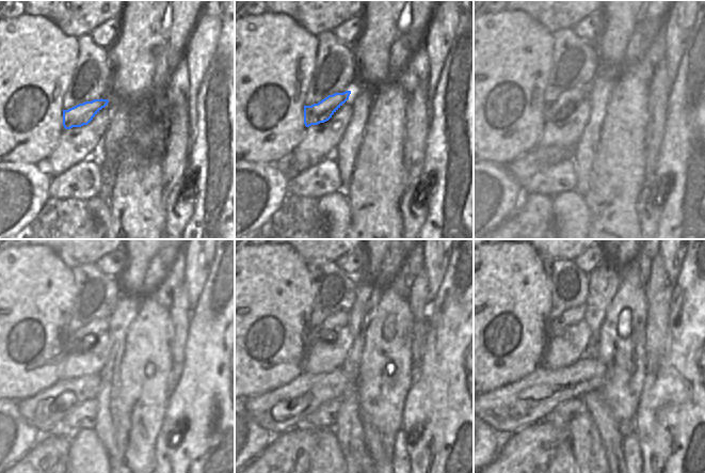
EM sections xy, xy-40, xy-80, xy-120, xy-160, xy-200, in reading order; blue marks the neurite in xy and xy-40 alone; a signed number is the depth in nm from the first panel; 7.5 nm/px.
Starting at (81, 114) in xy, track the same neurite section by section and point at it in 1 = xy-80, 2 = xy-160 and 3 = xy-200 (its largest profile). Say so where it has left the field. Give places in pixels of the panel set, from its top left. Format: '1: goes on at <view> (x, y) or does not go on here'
1: goes on at xy-80 (553, 111)
2: goes on at xy-160 (326, 331)
3: goes on at xy-200 (576, 314)

